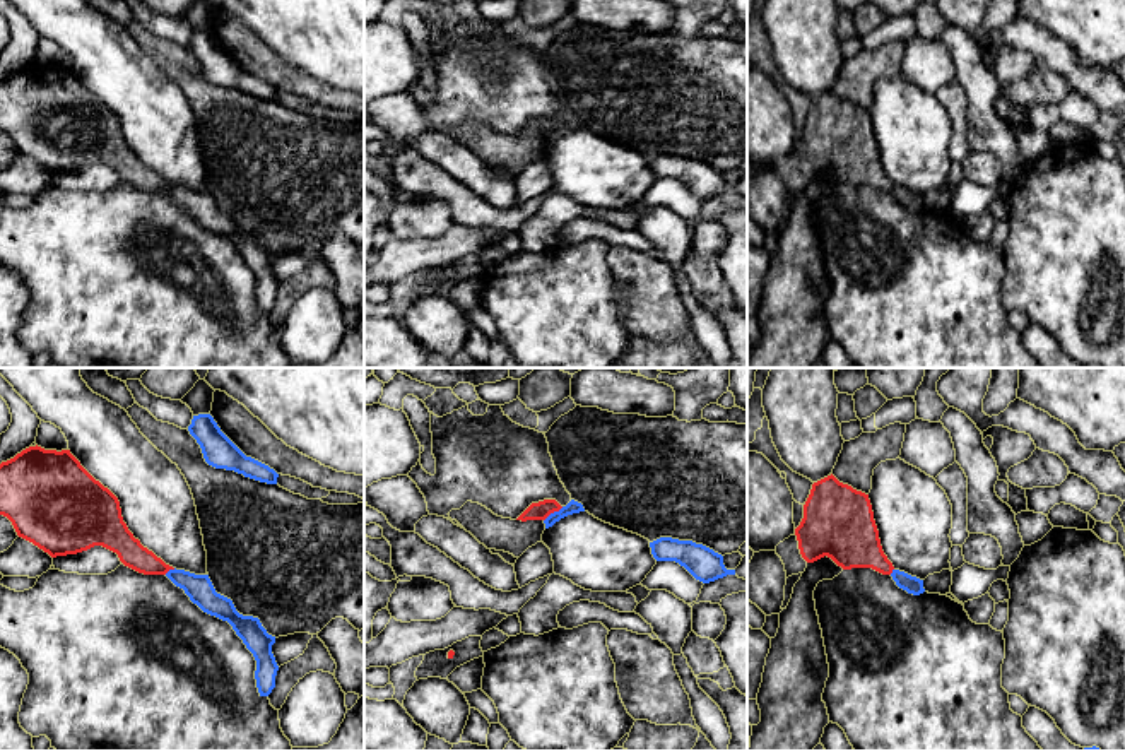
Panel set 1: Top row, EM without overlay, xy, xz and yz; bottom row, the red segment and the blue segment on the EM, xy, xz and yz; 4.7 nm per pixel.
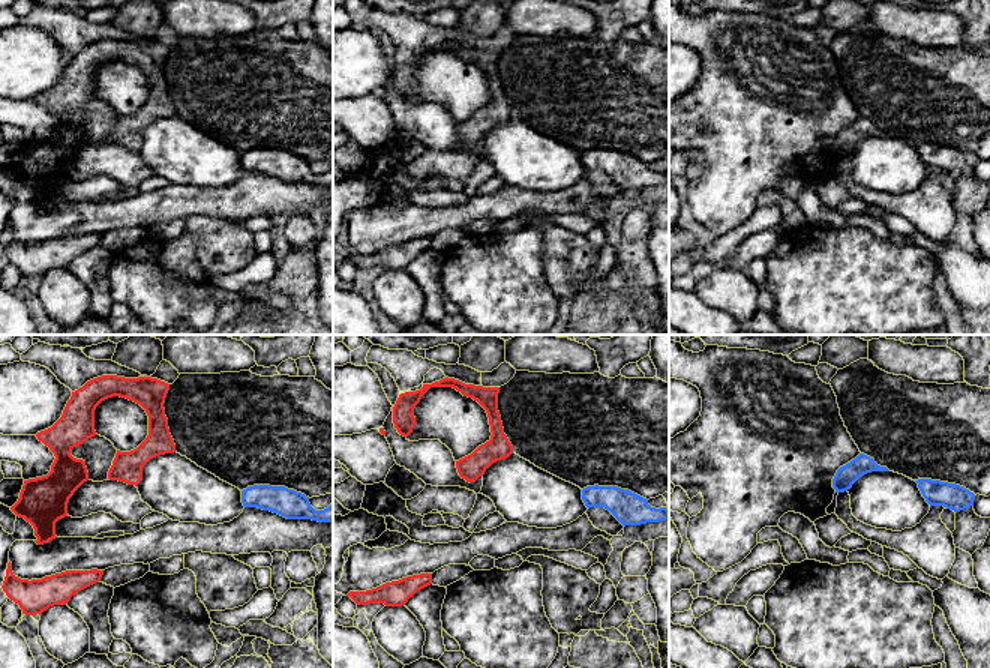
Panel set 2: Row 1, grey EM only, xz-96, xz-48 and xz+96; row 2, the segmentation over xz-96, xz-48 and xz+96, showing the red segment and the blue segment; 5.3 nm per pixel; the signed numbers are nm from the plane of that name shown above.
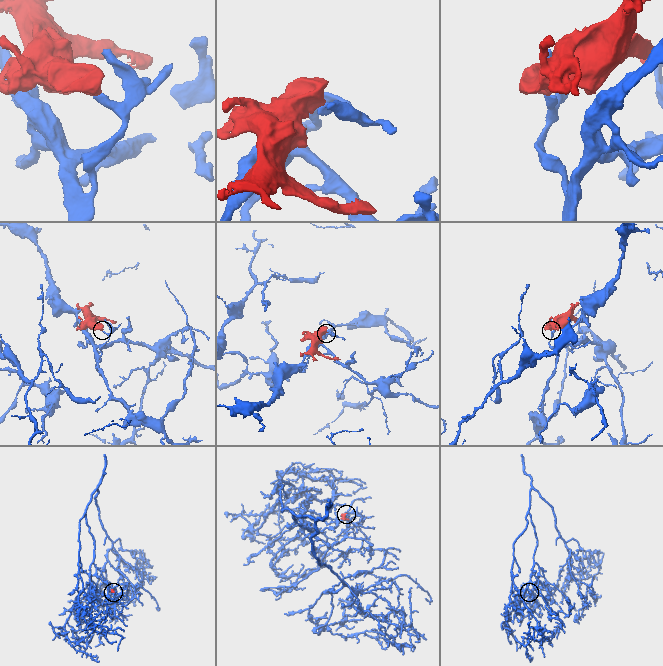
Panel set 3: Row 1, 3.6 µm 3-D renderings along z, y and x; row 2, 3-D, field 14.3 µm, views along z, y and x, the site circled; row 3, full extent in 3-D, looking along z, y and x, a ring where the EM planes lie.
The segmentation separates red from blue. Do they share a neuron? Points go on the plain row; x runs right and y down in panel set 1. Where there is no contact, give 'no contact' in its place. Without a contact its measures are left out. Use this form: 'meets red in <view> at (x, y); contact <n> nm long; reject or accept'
meets red in xz at (553, 129); contact 120 nm long; reject

